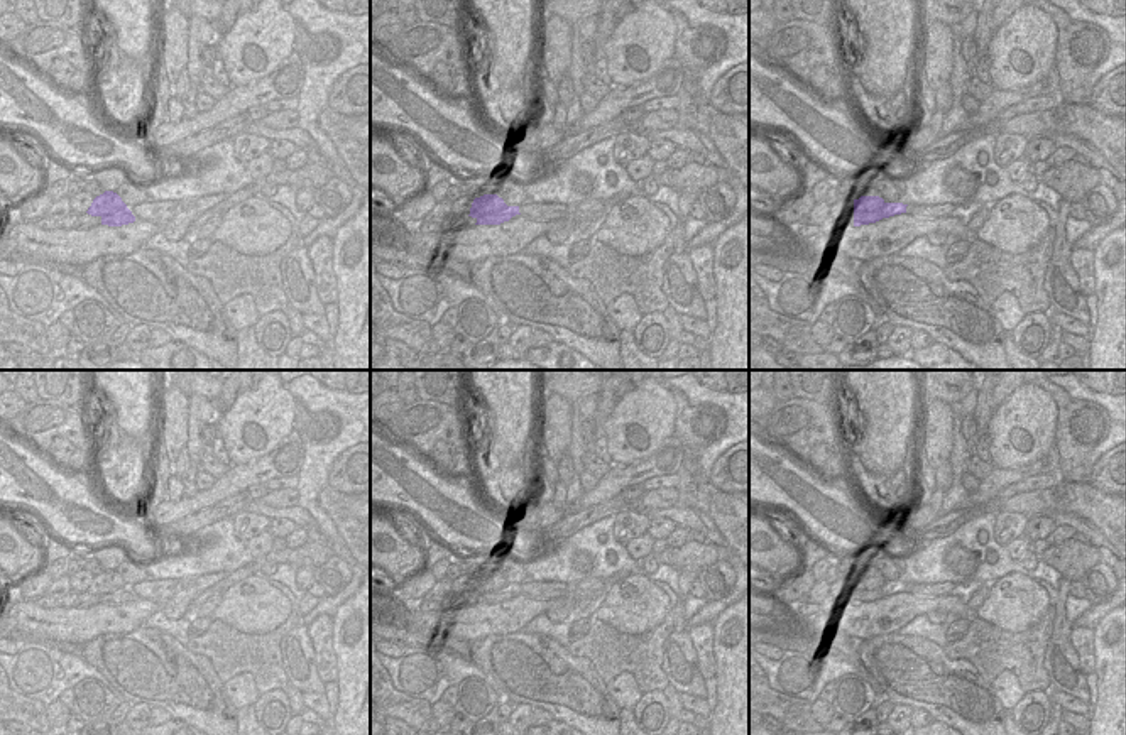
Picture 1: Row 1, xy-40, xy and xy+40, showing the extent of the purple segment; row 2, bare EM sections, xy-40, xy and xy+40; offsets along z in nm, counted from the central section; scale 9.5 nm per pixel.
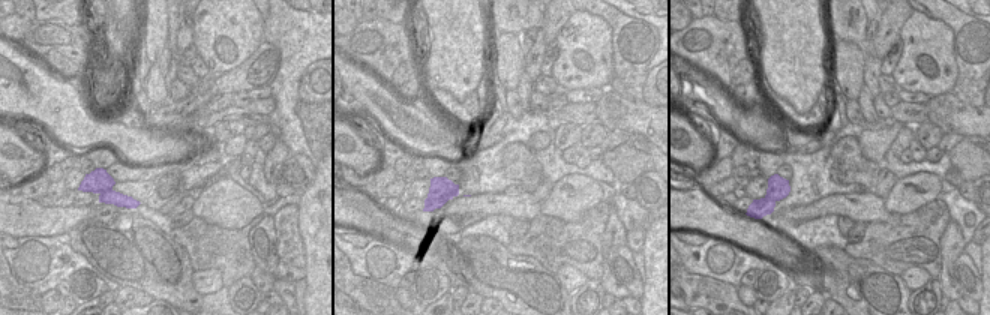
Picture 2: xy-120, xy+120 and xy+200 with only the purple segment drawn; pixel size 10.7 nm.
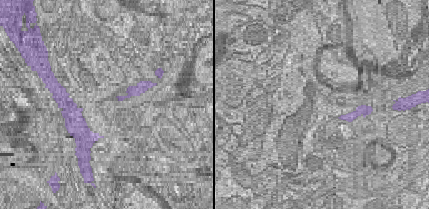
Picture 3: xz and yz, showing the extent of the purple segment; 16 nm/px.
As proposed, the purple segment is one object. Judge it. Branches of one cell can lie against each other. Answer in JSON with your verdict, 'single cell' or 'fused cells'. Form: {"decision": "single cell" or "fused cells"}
{"decision": "fused cells"}

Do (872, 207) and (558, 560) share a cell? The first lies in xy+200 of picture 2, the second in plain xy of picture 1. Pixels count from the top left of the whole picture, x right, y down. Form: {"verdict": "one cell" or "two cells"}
{"verdict": "two cells"}

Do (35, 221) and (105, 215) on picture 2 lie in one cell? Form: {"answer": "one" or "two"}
{"answer": "one"}

